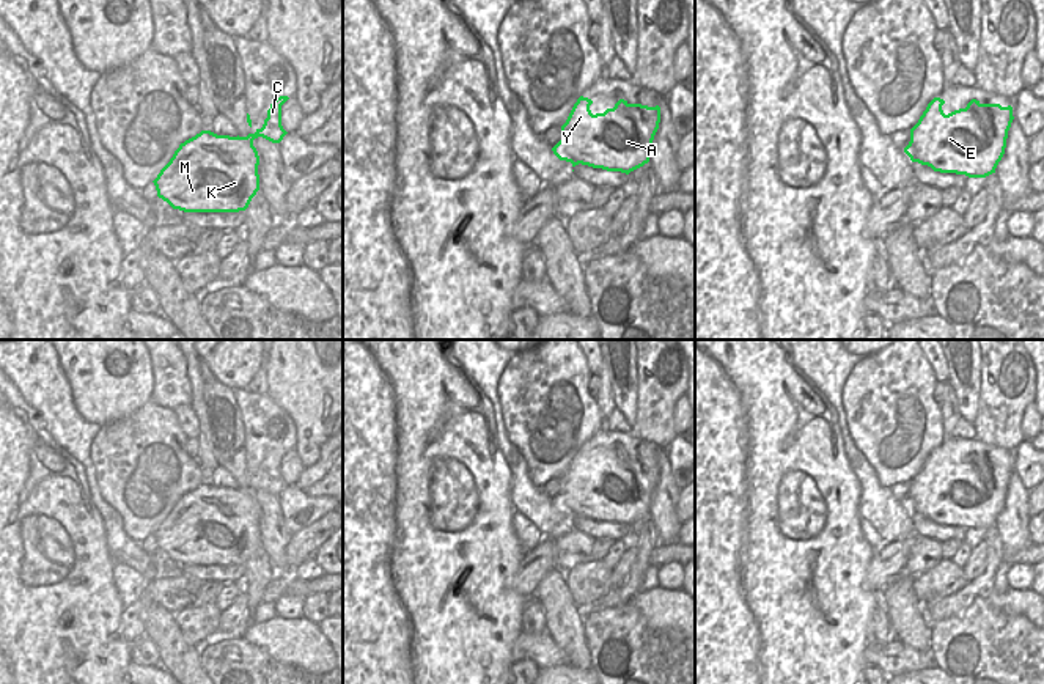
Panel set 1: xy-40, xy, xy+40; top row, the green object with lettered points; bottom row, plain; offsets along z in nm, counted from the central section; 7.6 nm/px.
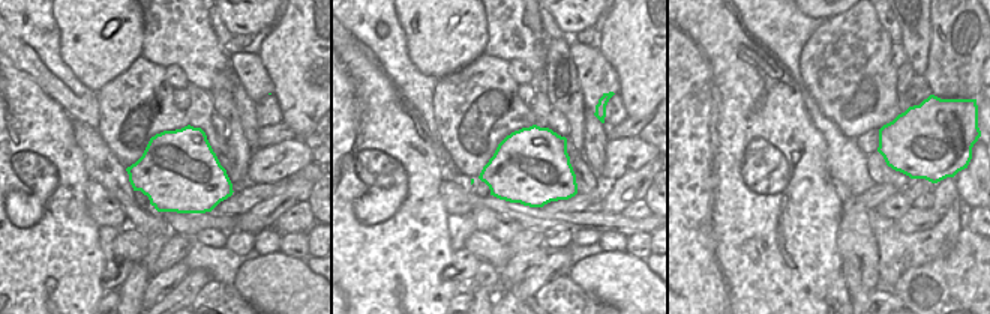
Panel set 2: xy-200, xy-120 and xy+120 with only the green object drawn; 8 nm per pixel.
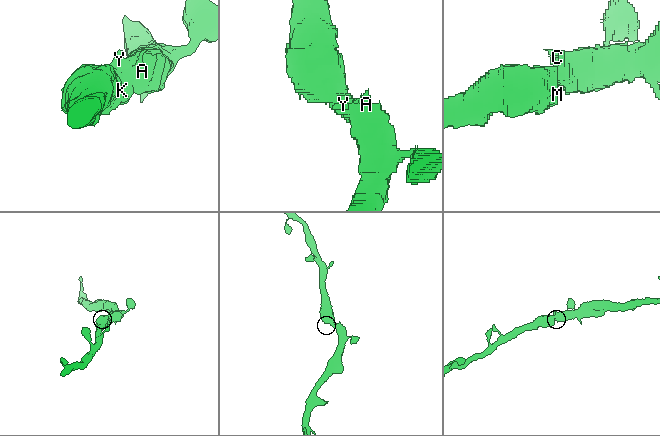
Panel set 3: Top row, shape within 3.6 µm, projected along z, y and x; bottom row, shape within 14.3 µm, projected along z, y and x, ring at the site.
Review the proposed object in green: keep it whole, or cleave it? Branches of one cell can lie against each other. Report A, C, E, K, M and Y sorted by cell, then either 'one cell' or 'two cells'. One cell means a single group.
A C E K M Y | one cell

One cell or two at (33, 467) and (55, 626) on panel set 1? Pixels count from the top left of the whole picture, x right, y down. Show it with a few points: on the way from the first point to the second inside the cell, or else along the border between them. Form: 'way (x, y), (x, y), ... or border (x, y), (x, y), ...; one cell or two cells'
way (33, 507), (33, 587); one cell

